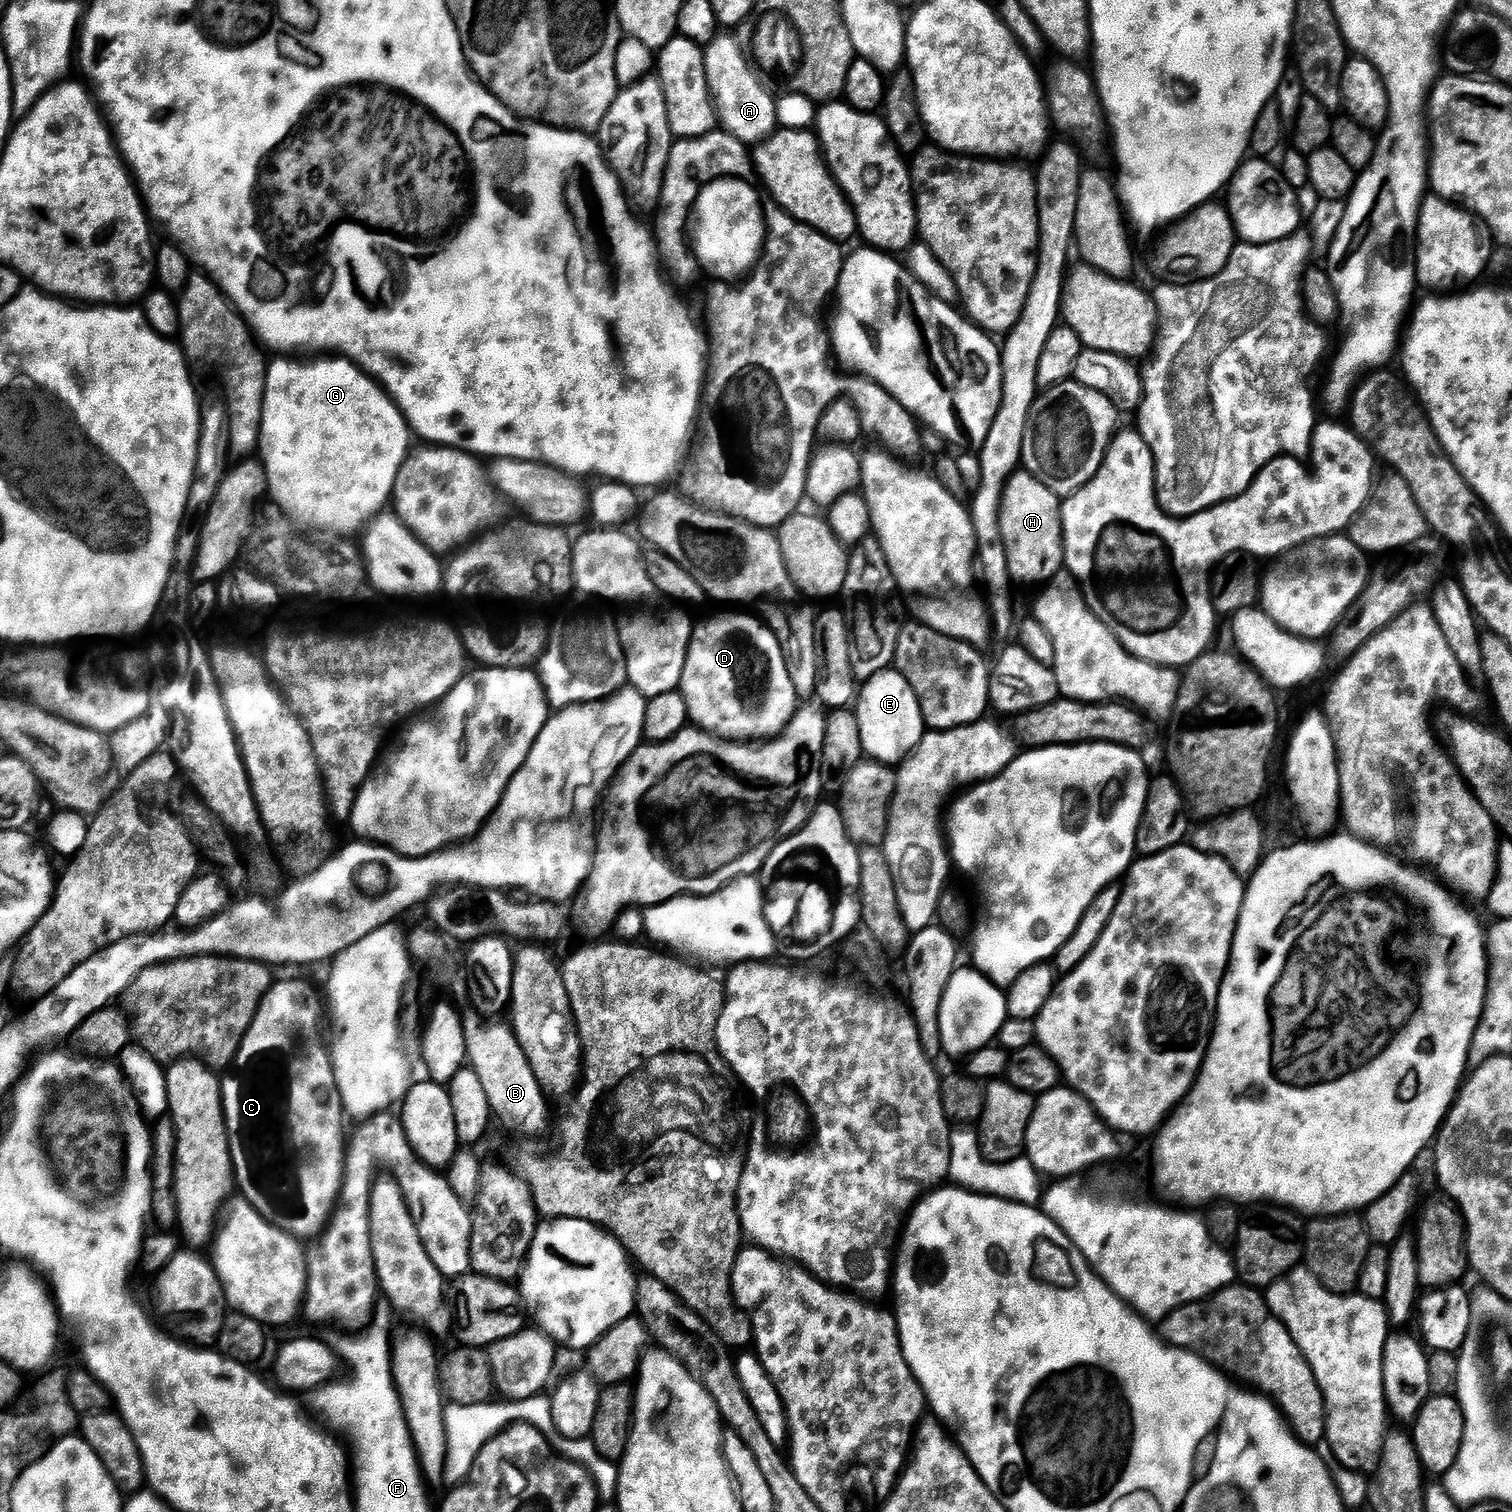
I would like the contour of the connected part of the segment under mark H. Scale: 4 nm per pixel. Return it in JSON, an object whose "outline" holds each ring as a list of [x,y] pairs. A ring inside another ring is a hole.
{"outline":[[[1017,470],[1008,478],[1004,486],[1004,505],[1000,508],[1000,525],[1002,526],[1002,542],[1006,542],[1006,554],[1010,562],[1010,574],[1017,585],[1040,584],[1051,582],[1061,575],[1064,562],[1064,527],[1060,517],[1061,497],[1050,490],[1037,476],[1023,470]]]}

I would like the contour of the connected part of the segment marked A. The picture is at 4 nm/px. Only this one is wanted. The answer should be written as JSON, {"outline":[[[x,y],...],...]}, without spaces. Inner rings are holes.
{"outline":[[[717,35],[716,39],[707,45],[704,57],[708,79],[712,81],[712,93],[716,101],[718,120],[723,131],[747,146],[755,146],[760,141],[767,140],[778,128],[777,97],[771,96],[767,86],[756,77],[757,69],[749,57],[749,61],[744,57],[739,42],[732,36]]]}

